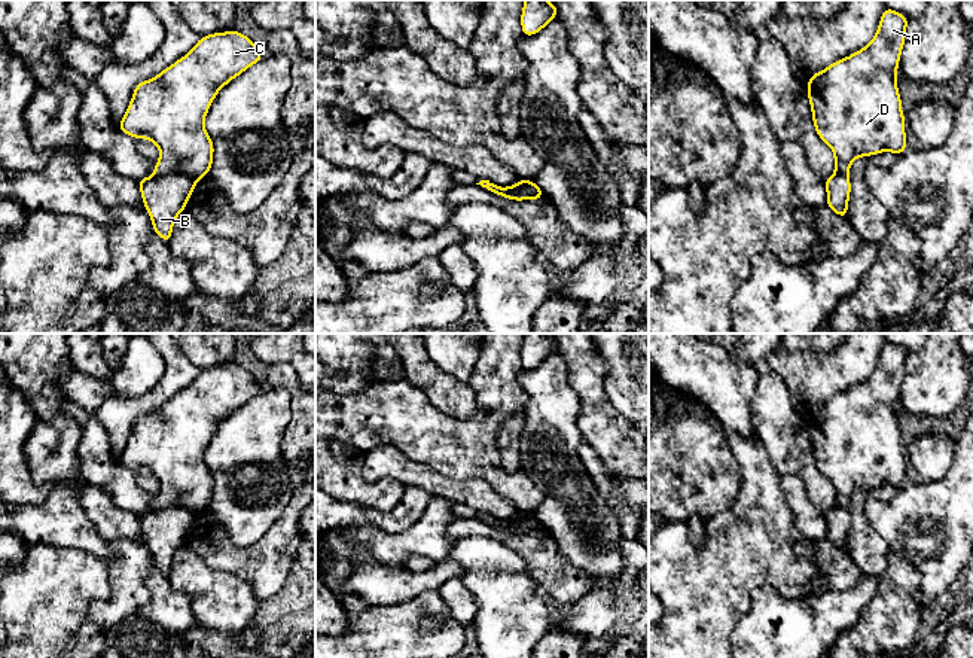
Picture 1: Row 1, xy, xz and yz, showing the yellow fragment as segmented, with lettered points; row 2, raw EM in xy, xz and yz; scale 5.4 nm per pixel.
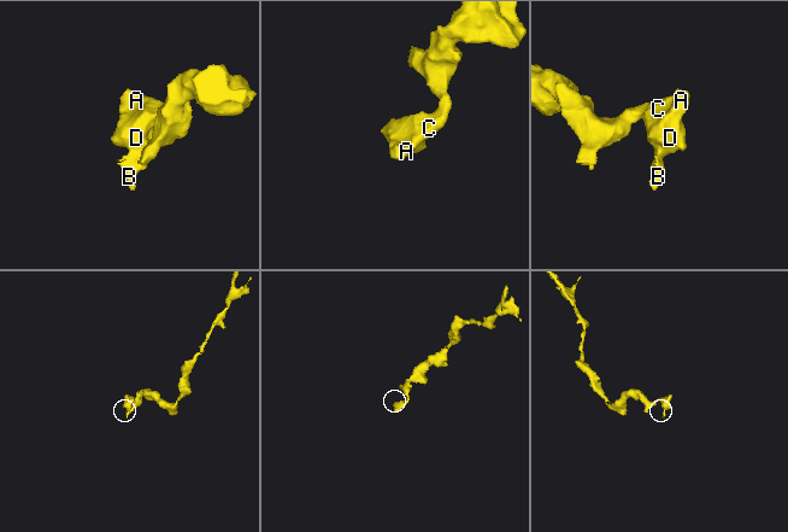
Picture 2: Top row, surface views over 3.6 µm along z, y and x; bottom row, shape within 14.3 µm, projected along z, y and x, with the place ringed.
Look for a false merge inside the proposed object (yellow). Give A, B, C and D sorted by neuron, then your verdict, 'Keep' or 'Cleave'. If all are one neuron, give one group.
Groups: A C D / B. Cleave

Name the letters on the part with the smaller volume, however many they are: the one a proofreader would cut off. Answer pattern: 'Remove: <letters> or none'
Remove: B

